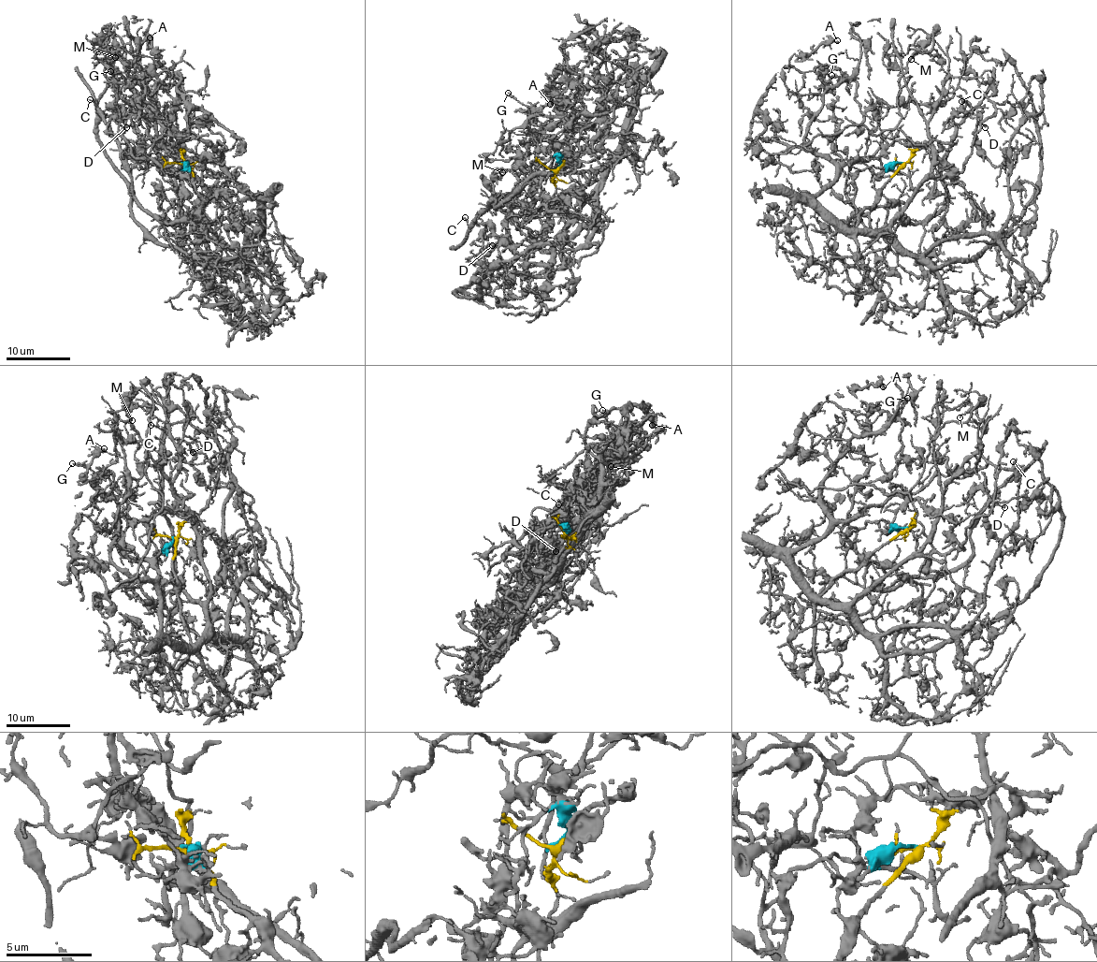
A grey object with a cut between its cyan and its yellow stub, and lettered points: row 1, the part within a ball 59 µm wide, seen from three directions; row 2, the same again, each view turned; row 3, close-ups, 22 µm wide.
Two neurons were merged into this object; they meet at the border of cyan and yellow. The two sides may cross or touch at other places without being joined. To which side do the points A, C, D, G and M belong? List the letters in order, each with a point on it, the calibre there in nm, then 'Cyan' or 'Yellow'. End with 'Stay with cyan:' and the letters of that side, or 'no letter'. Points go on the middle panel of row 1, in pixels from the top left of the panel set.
A: Place: (550, 104). Thickness 180 nm. Cyan
C: Place: (465, 217). Thickness 140 nm. Yellow
D: Place: (492, 245). Thickness 220 nm. Cyan
G: Place: (508, 93). Thickness 200 nm. Cyan
M: Place: (502, 172). Thickness 130 nm. Cyan
Stay with cyan: A, D, G, M

